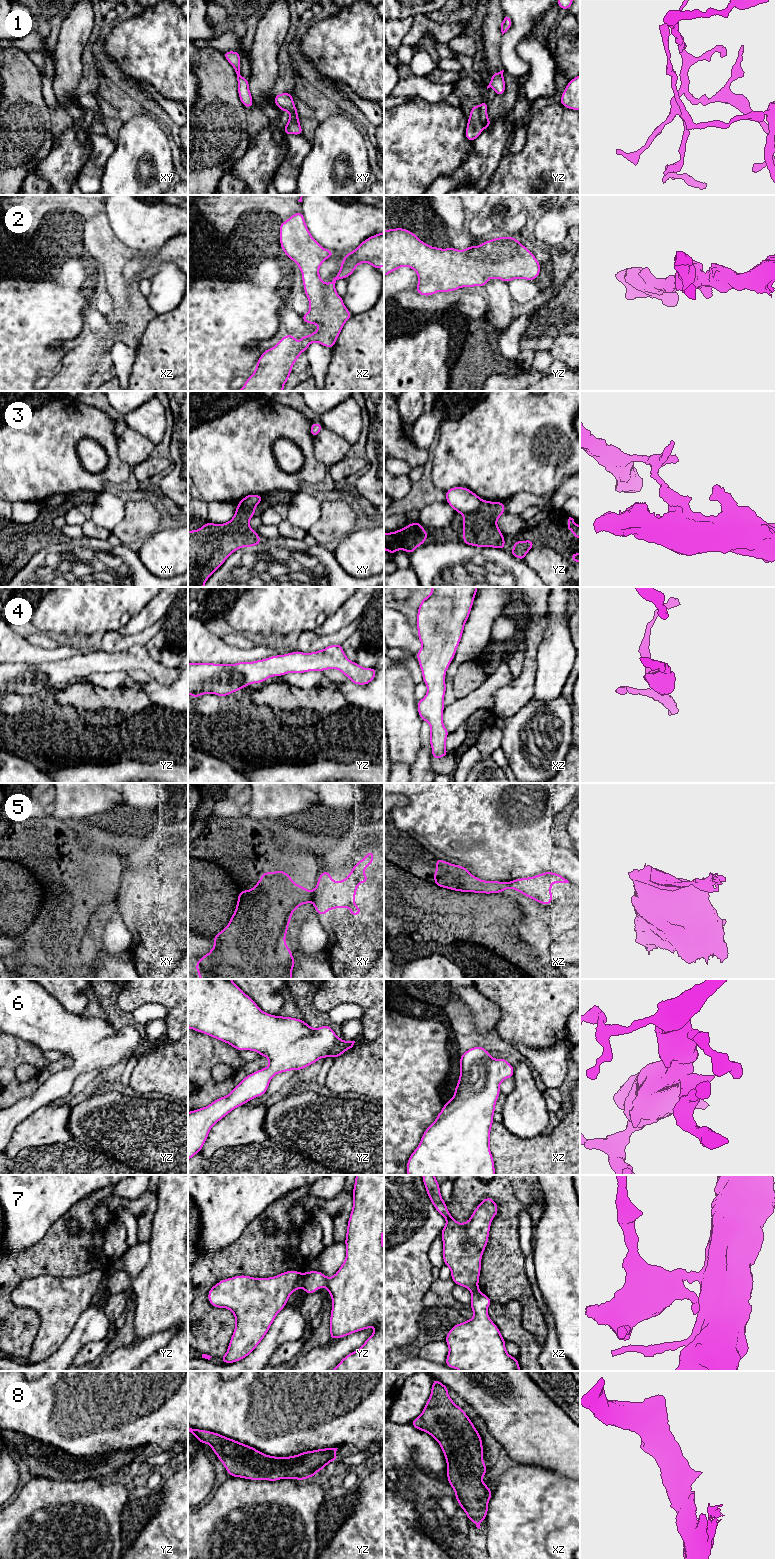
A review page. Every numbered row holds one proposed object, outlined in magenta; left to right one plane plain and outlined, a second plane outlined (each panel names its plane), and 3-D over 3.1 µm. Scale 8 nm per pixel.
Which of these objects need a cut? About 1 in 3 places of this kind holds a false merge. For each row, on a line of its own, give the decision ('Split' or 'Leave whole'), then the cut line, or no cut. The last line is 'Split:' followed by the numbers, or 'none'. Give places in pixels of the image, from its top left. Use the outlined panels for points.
1: Split. Split along yz (479, 106), (480, 122), (484, 128)
2: Leave whole. No split
3: Split. Split along yz (482, 500), (474, 511), (463, 514)
4: Leave whole. No split
5: Split. Split along xy (315, 890), (311, 899)
6: Leave whole. No split
7: Split. Split along yz (305, 1273), (302, 1286)
8: Leave whole. No split
Split: 1, 3, 5, 7

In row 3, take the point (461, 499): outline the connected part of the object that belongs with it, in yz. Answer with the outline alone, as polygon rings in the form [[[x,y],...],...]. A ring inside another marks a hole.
[[[452,487],[445,492],[446,502],[459,514],[475,512],[482,499],[466,487]]]

